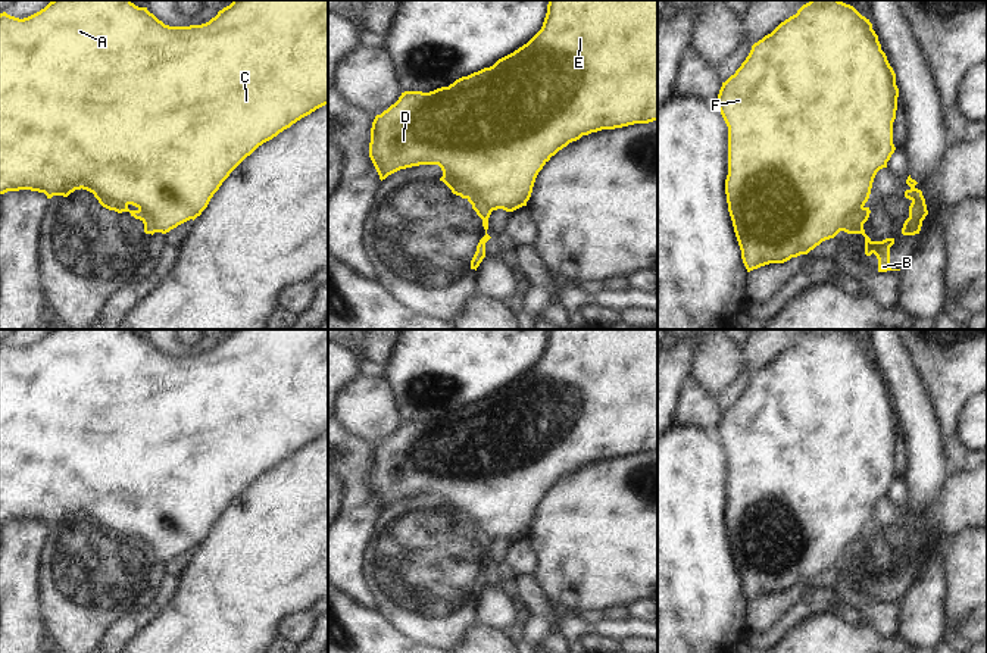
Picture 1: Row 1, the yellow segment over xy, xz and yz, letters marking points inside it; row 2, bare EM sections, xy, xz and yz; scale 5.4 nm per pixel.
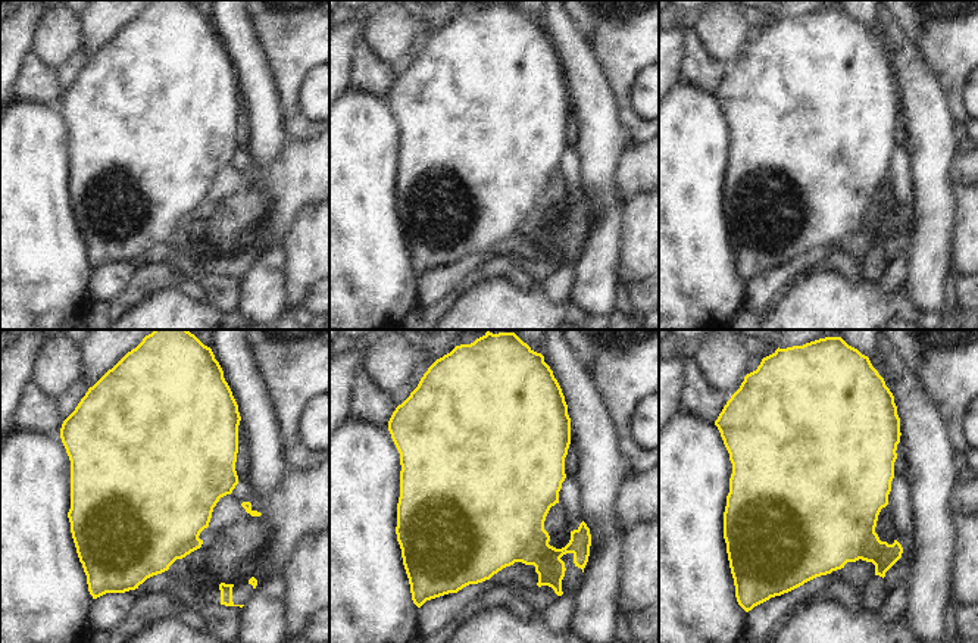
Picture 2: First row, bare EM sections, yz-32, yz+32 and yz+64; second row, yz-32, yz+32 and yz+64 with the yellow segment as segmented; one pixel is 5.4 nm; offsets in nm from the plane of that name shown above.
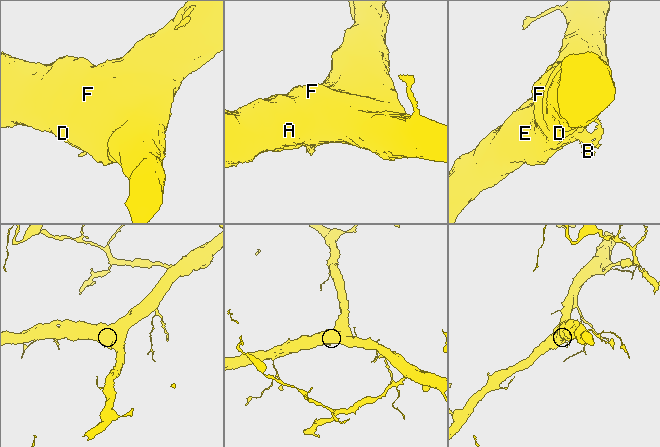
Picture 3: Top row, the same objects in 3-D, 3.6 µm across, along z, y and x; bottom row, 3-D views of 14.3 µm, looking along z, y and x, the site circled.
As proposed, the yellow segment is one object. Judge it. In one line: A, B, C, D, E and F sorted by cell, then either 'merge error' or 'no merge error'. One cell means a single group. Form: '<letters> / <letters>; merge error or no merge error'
A C D E F / B; merge error

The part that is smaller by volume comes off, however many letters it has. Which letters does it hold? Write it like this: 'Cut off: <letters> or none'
Cut off: B

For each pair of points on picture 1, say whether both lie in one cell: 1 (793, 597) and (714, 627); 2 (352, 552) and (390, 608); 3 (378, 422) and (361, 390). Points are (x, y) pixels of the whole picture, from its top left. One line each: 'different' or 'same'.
1: different
2: different
3: same

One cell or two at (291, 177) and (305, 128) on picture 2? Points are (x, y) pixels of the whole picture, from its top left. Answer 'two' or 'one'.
two

